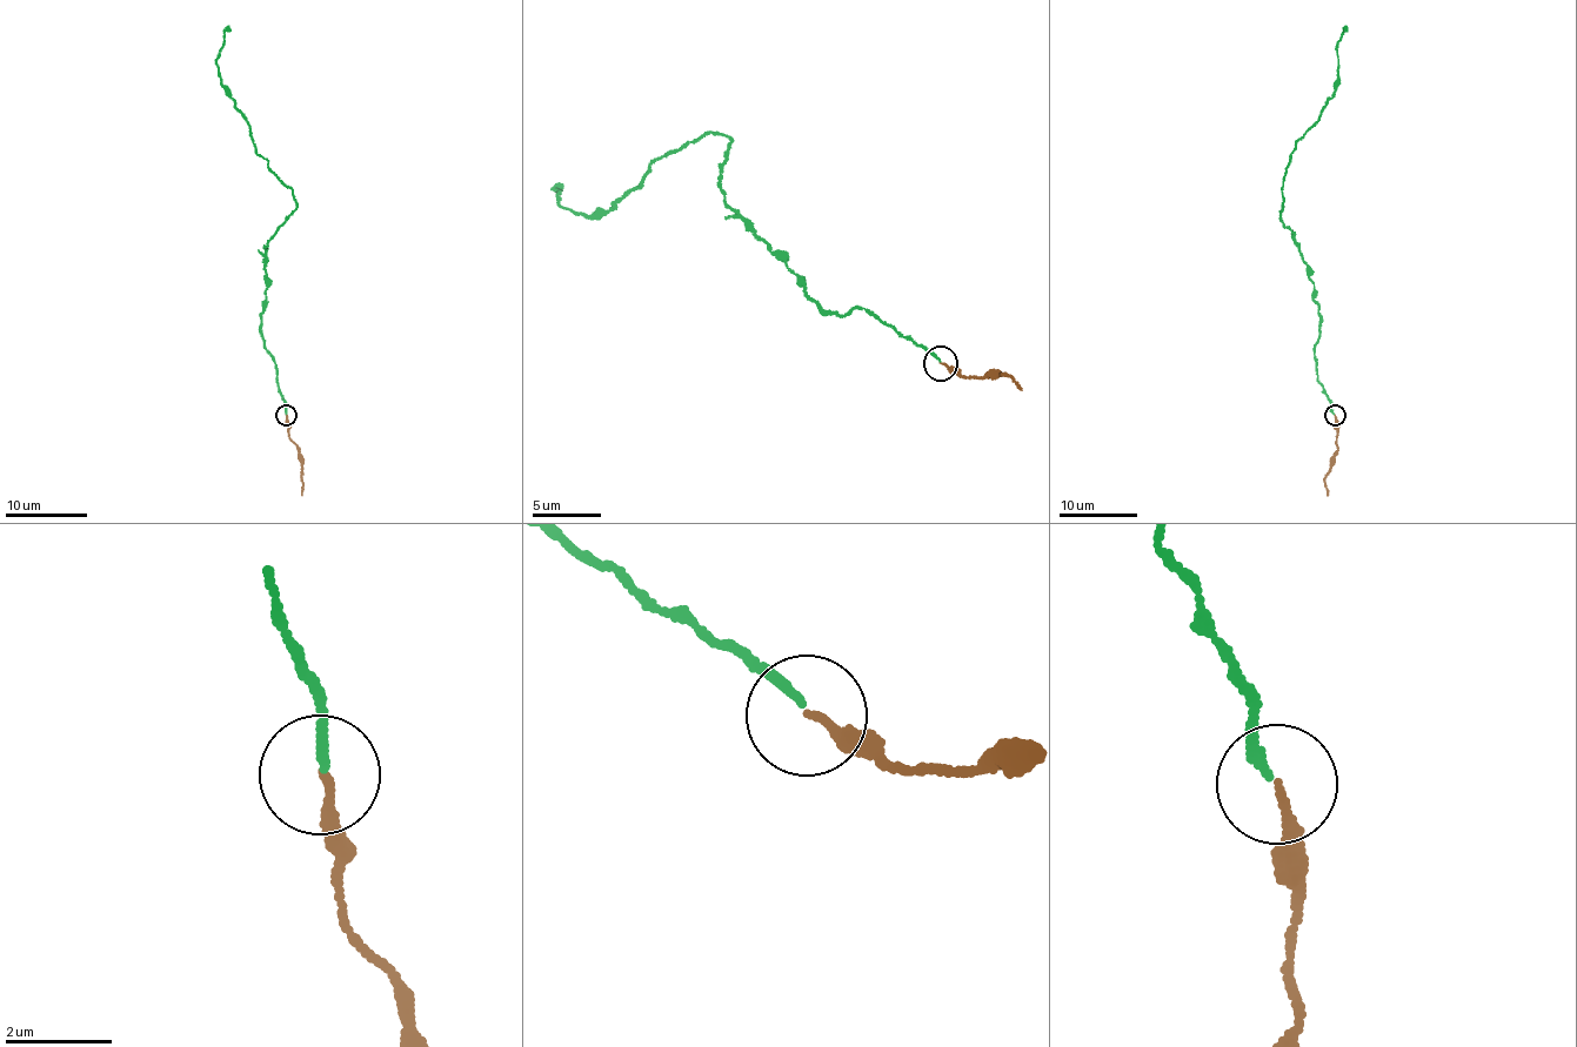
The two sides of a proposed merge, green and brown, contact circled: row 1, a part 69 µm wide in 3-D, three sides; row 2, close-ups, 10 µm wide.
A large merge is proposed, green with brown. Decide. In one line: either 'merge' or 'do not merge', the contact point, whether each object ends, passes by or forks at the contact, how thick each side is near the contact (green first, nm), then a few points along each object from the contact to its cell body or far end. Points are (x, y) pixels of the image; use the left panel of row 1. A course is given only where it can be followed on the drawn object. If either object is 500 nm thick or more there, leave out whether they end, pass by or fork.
merge | (286, 415) | green ends | brown ends | 160/140 nm | green via (286, 414), (260, 314), (265, 248), (298, 207), (220, 84), (215, 60), (229, 26) | brown via (286, 414), (302, 480), (301, 496)

